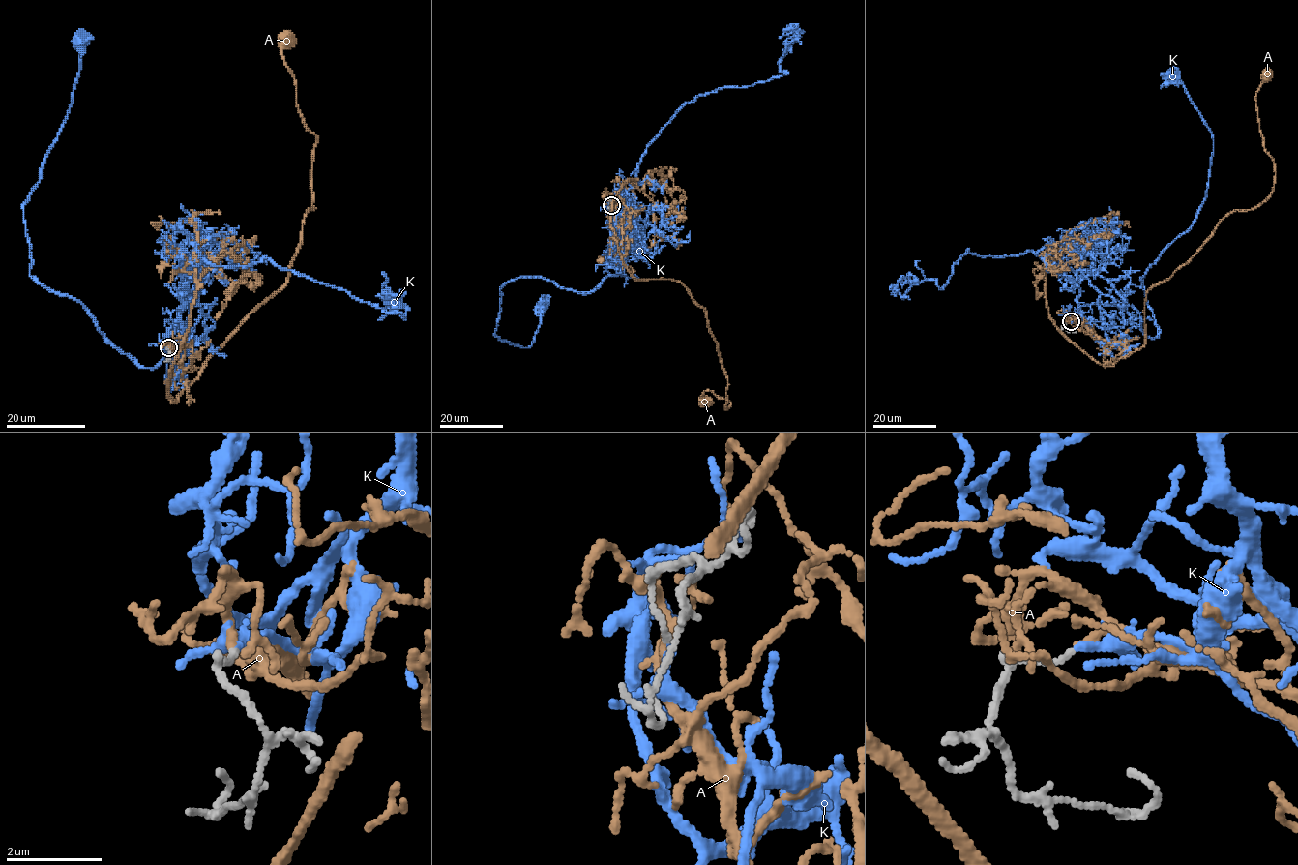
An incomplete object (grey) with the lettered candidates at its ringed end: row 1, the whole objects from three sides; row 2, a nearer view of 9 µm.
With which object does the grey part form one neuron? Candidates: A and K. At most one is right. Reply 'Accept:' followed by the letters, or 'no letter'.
Accept: K

